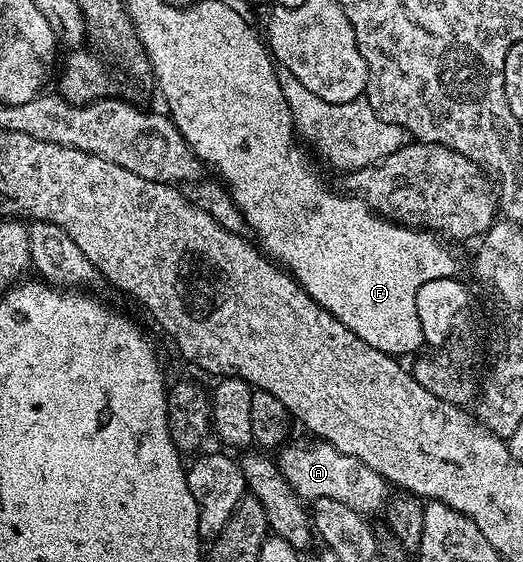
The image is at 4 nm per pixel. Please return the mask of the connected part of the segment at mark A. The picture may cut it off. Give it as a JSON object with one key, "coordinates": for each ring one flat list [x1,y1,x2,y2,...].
{"coordinates":[[321,440,312,443,316,444,287,445,281,449,279,453,281,456,278,456,281,465,292,464,292,468,285,469,285,479,301,501,311,502,326,497,332,501,341,501,343,505,363,516,371,516,370,514,383,511,392,494,388,481,371,470,370,466,366,466,360,458,342,454,332,444]]}

